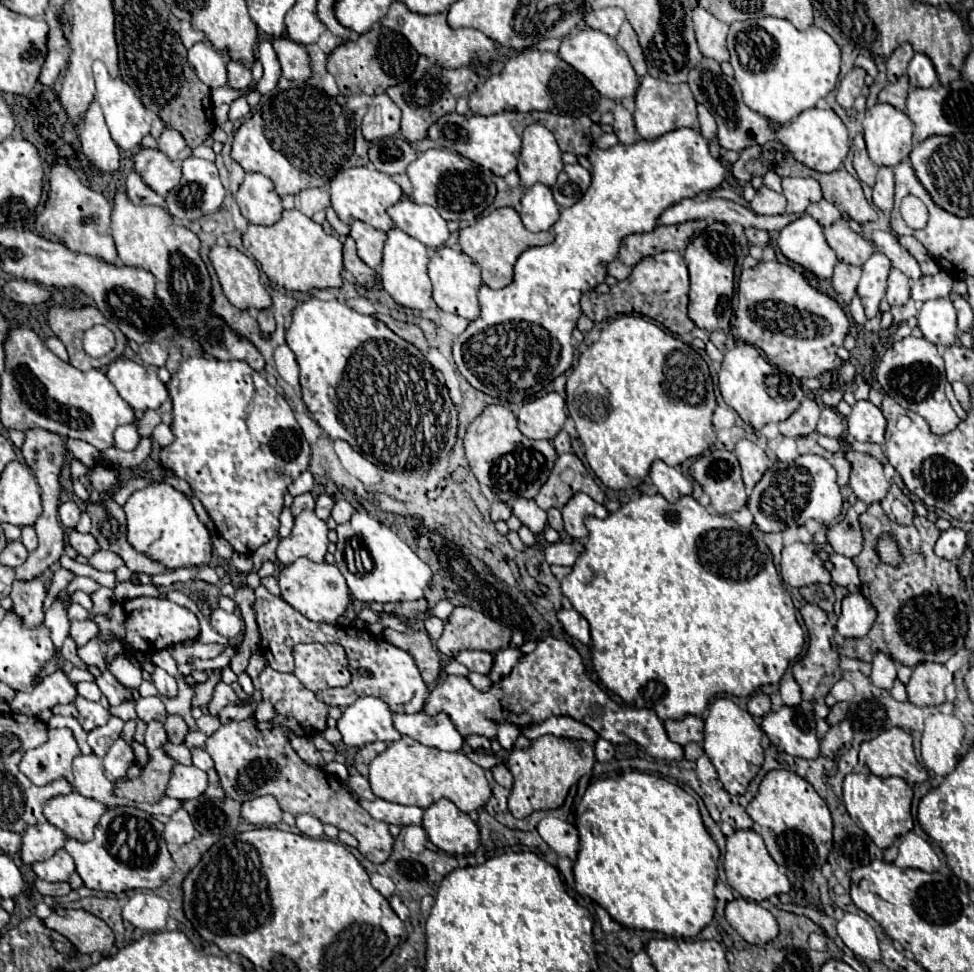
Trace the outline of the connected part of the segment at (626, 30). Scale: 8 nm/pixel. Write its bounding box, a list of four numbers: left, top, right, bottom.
[616,22,648,78]

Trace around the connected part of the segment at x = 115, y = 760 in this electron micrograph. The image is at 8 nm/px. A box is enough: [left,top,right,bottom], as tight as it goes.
[104,738,134,782]

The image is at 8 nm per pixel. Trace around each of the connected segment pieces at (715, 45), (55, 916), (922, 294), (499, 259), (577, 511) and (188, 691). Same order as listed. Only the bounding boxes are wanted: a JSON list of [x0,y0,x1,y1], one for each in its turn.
[[692,6,728,62],[44,908,114,956],[912,270,954,304],[460,208,554,288],[562,492,608,540],[160,676,198,730]]

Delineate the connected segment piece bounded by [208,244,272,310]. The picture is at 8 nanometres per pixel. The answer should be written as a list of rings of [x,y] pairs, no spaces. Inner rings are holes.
[[[218,244],[210,248],[208,258],[216,270],[224,296],[236,308],[240,310],[270,308],[272,300],[260,280],[260,270],[254,264],[254,260],[250,260],[232,246]]]

